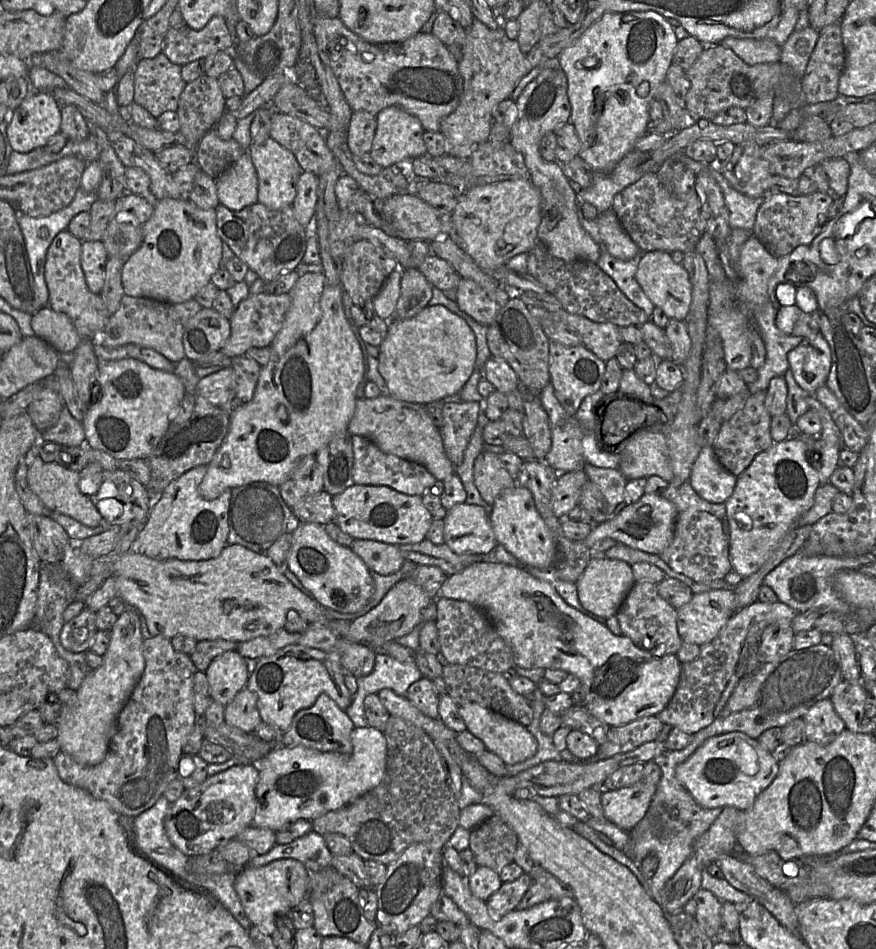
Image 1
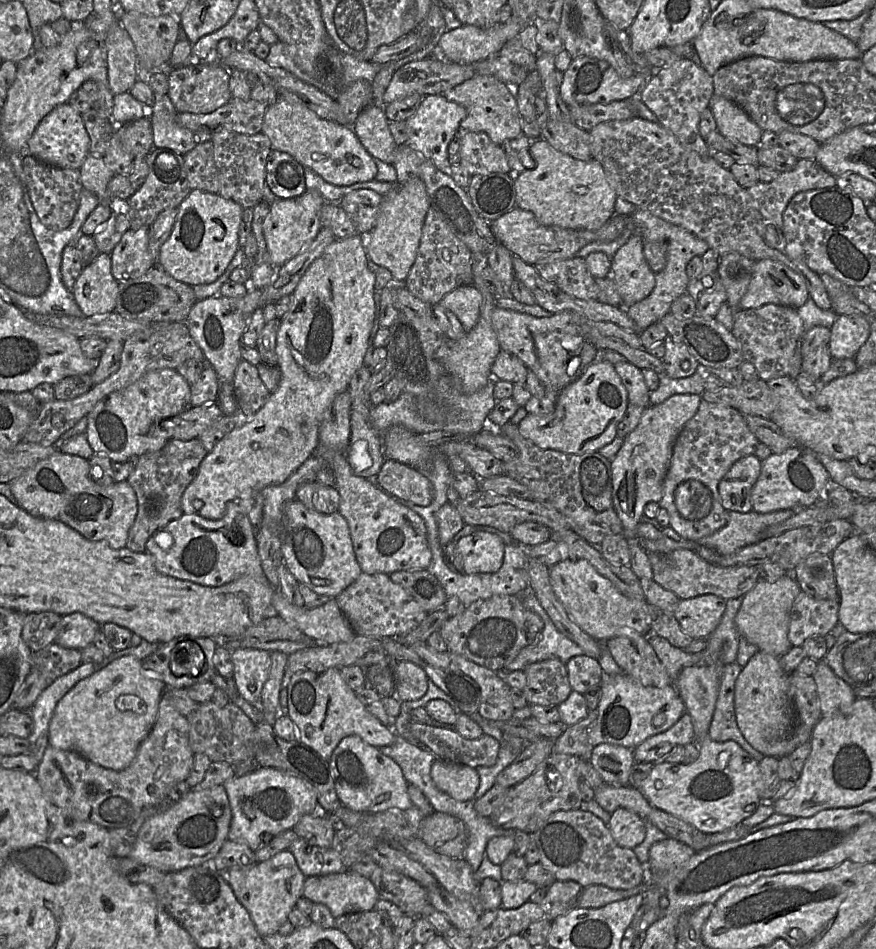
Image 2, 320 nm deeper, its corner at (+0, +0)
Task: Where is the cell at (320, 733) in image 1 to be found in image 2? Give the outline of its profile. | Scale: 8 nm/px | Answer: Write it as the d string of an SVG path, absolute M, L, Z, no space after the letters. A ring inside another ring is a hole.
M359 736L343 738L328 759L340 803L357 812L376 813L391 808L408 809L413 803L408 794L409 783L400 766L378 748Z

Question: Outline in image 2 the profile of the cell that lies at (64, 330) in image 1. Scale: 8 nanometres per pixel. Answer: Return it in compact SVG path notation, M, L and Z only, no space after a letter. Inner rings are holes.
M109 254L99 255L84 266L72 289L72 295L84 316L114 312L118 281L111 272Z

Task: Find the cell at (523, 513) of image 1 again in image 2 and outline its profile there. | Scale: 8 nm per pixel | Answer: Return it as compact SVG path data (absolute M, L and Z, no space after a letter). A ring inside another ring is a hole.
M565 557L549 567L549 580L569 618L598 642L604 643L610 638L624 634L647 637L651 633L650 616L646 605L625 597L586 560Z

